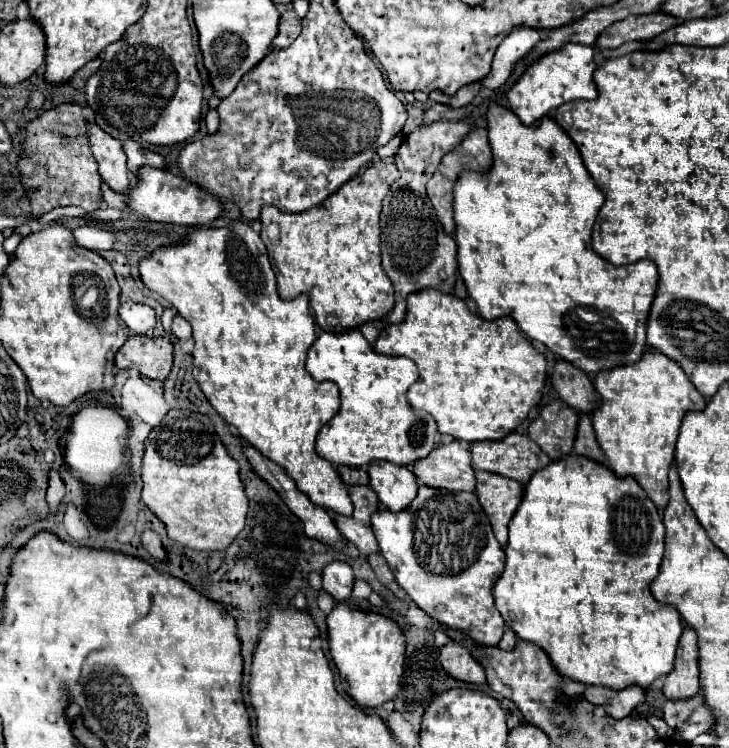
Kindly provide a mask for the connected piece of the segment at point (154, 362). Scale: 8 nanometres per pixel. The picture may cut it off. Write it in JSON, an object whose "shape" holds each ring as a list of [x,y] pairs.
{"shape":[[[130,336],[116,354],[118,368],[134,368],[152,380],[164,380],[172,370],[172,362],[174,346],[170,336]]]}

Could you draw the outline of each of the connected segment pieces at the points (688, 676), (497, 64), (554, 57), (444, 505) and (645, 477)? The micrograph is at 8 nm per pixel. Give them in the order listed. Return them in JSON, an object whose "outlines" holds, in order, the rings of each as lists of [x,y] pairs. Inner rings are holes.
{"outlines":[[[[684,626],[674,670],[666,676],[664,682],[664,696],[668,700],[684,700],[692,698],[698,692],[698,648],[696,648],[696,632]]],[[[518,28],[518,30],[510,32],[506,36],[506,40],[498,46],[494,62],[492,62],[492,70],[482,80],[482,86],[486,86],[490,90],[500,88],[510,78],[510,72],[512,72],[514,64],[528,52],[528,48],[534,48],[534,44],[538,40],[540,40],[540,32],[538,30]]],[[[566,44],[558,52],[550,52],[542,56],[536,64],[530,64],[524,76],[510,88],[506,94],[510,102],[510,110],[522,120],[522,124],[530,126],[536,120],[550,116],[554,108],[558,108],[564,102],[572,100],[594,100],[598,96],[596,82],[594,82],[594,48],[592,46],[580,46],[580,44]]],[[[372,462],[368,474],[370,474],[372,490],[378,494],[380,502],[388,508],[388,510],[378,510],[372,514],[372,530],[374,530],[380,554],[386,558],[400,588],[410,596],[410,600],[418,608],[422,608],[428,616],[432,616],[440,624],[444,624],[452,630],[464,632],[476,644],[498,646],[506,624],[494,606],[492,588],[494,588],[494,582],[504,572],[506,554],[504,554],[502,546],[498,544],[496,536],[492,534],[488,516],[482,510],[476,494],[470,494],[470,492],[452,494],[446,490],[428,488],[428,486],[420,486],[420,490],[418,490],[418,480],[416,480],[414,472],[408,470],[406,466],[398,466],[392,462]]],[[[648,350],[644,354],[644,358],[636,364],[618,366],[618,368],[600,372],[594,378],[594,386],[602,398],[602,406],[592,414],[592,426],[596,432],[596,440],[608,458],[612,472],[620,478],[632,476],[644,488],[644,492],[648,492],[648,498],[658,508],[666,508],[666,504],[668,504],[668,470],[674,460],[674,444],[678,438],[680,422],[686,416],[686,412],[704,410],[706,398],[694,388],[694,384],[678,368],[678,364],[674,364],[668,356],[664,356],[662,352],[656,352],[656,350]]]]}

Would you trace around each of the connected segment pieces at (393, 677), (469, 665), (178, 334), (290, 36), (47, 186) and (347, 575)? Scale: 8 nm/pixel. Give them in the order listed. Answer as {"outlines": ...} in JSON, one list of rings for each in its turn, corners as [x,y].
{"outlines":[[[[338,604],[326,618],[328,646],[338,668],[344,692],[362,708],[382,706],[400,692],[404,672],[404,634],[396,622],[376,612],[364,612],[346,604]]],[[[448,642],[444,648],[440,648],[438,656],[444,672],[460,682],[472,682],[472,684],[484,684],[484,668],[470,656],[470,652],[456,642]]],[[[174,316],[174,320],[172,320],[172,336],[174,338],[178,338],[178,340],[188,340],[188,338],[192,338],[192,328],[190,328],[190,324],[182,318],[182,316]]],[[[286,10],[280,18],[278,26],[278,36],[274,38],[274,48],[286,48],[292,44],[292,40],[298,38],[302,30],[302,20],[296,16],[294,10]]],[[[60,104],[44,112],[22,128],[24,158],[18,164],[20,184],[28,190],[28,200],[34,216],[42,216],[58,206],[80,206],[86,212],[96,212],[102,202],[102,178],[98,164],[90,152],[88,122],[78,104]]],[[[330,562],[322,570],[322,590],[326,590],[336,600],[346,600],[352,592],[354,576],[346,562]]]]}

